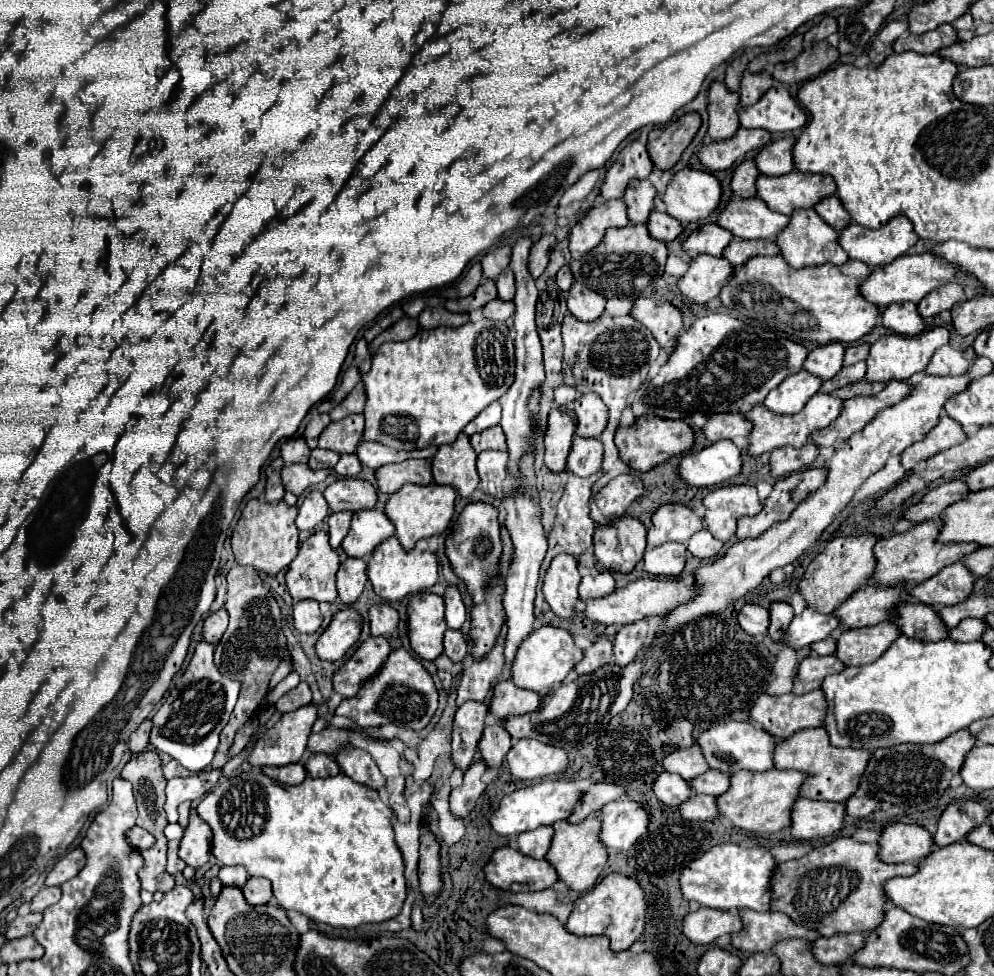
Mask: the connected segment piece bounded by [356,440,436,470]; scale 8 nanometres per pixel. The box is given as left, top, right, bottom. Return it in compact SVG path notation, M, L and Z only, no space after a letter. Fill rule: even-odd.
M366 440L360 442L356 448L356 456L360 458L360 462L372 470L386 466L386 464L394 464L394 462L404 462L408 458L432 458L434 452L436 452L436 448L404 452L404 450L394 450L394 448L388 448L384 444L366 442Z

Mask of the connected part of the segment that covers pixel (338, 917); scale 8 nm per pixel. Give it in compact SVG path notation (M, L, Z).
M248 772L242 774L238 778L228 778L228 784L220 784L216 786L212 792L208 792L208 796L204 796L200 800L200 804L196 806L200 818L204 818L210 828L212 828L212 854L224 864L224 866L244 866L246 872L250 876L264 876L272 882L272 892L274 898L278 900L278 904L282 908L292 908L302 912L304 916L308 916L314 922L324 922L336 928L356 928L360 924L366 922L382 922L382 920L390 920L394 918L400 908L402 902L406 898L406 878L404 878L404 864L402 864L402 854L398 852L398 846L394 842L394 830L390 824L390 816L392 810L378 800L376 792L370 790L364 784L356 784L352 778L344 776L342 772L338 776L328 776L328 778L306 778L302 784L298 786L282 786L274 780L270 780L268 776L264 776L262 772Z

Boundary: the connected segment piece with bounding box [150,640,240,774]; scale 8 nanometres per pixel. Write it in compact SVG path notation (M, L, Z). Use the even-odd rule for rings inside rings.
M198 642L194 656L186 672L174 682L174 688L166 694L166 702L158 708L152 722L150 742L158 752L170 754L192 774L202 772L214 758L214 752L220 742L220 732L228 724L228 718L238 700L240 684L224 678L212 662L214 646L208 642Z

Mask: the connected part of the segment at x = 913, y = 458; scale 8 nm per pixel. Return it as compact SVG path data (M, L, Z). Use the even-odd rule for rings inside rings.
M944 414L940 418L940 422L926 434L924 440L912 444L910 448L906 448L902 452L902 466L906 470L914 470L914 466L918 462L922 462L928 456L934 456L942 450L948 450L964 440L966 440L966 434L964 434L962 426L956 420L952 420L948 414Z

